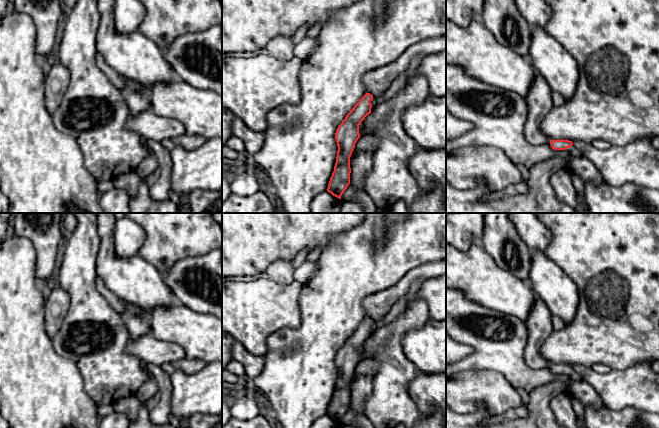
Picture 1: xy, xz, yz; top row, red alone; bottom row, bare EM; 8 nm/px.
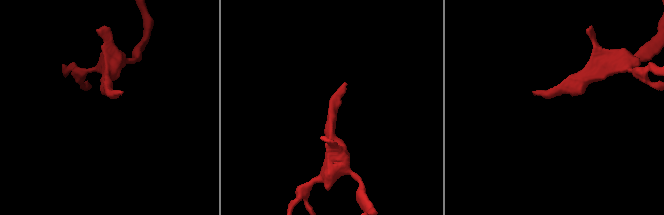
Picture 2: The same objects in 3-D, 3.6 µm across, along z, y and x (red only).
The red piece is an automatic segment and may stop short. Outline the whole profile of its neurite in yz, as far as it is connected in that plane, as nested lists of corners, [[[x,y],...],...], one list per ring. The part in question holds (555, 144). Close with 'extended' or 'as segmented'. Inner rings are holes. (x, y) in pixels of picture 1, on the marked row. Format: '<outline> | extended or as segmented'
[[[550,140],[550,145],[554,150],[563,150],[571,156],[579,156],[579,152],[573,145],[572,141],[569,140]]] | extended

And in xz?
[[[366,93],[338,126],[335,139],[338,146],[334,171],[330,178],[327,191],[341,199],[350,184],[350,157],[360,138],[359,125],[377,106],[373,95]]] | extended

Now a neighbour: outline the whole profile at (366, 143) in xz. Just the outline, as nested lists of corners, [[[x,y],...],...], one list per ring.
[[[366,135],[366,136],[360,137],[356,142],[355,148],[350,157],[350,168],[351,168],[352,158],[356,152],[359,152],[359,151],[368,152],[370,150],[373,150],[376,148],[378,143],[379,143],[379,139],[375,136]]]

